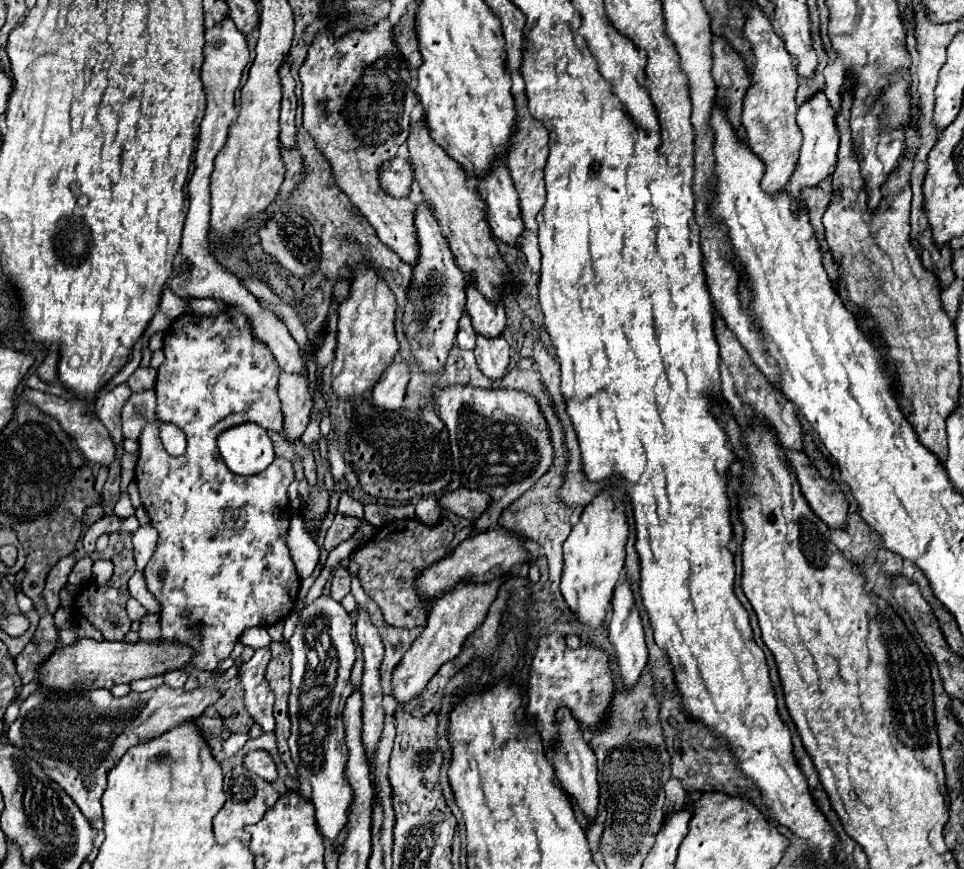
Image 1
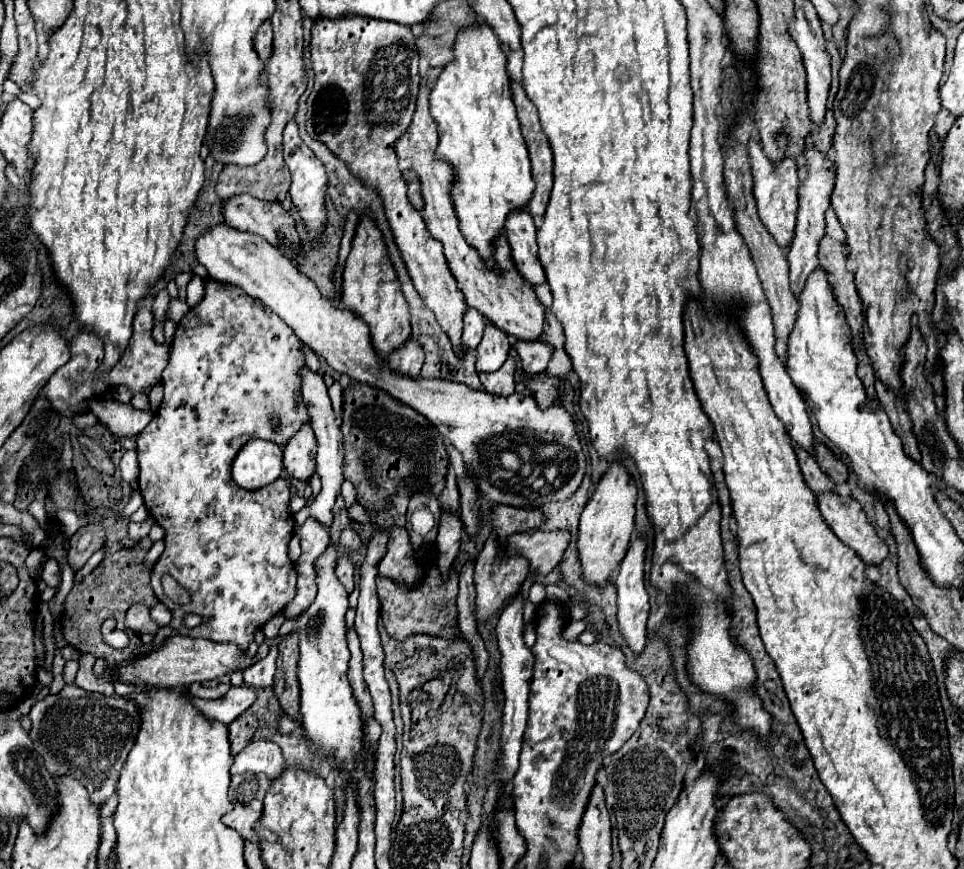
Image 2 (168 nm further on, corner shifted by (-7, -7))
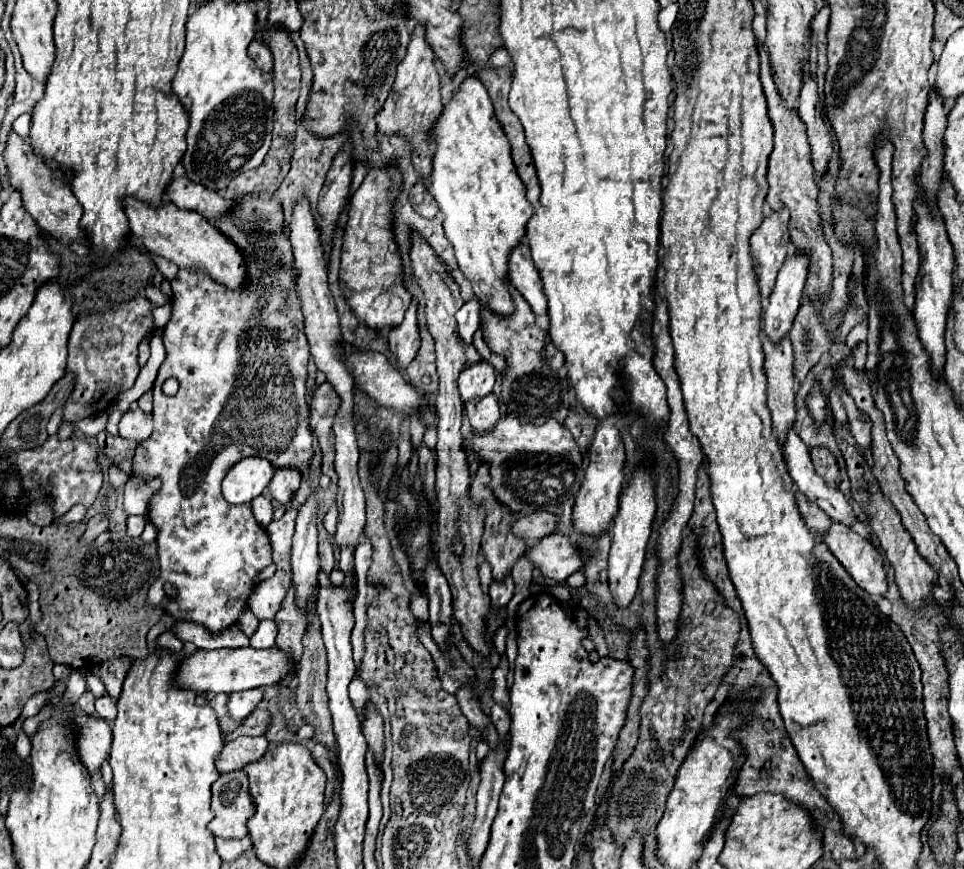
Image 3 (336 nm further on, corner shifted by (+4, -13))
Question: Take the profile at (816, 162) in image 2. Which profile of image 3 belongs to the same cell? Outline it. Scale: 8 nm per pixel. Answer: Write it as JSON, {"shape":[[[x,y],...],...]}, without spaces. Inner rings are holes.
{"shape":[[[794,252],[786,258],[784,266],[778,272],[774,290],[770,294],[770,304],[764,314],[764,332],[776,342],[788,334],[794,316],[798,312],[804,282],[808,278],[808,256],[802,252]]]}

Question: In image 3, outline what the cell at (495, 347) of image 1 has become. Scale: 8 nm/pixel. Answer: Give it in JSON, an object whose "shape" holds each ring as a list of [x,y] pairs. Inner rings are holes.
{"shape":[[[486,394],[482,398],[474,398],[466,404],[466,412],[474,432],[488,430],[500,418],[500,404],[496,394]]]}

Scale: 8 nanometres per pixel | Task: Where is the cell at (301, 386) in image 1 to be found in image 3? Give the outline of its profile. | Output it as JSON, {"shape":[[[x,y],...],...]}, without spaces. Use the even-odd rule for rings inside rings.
{"shape":[[[276,468],[274,472],[274,478],[272,482],[268,484],[268,490],[270,490],[270,496],[282,504],[288,504],[290,498],[294,496],[294,492],[300,488],[300,472],[294,470],[294,468]]]}

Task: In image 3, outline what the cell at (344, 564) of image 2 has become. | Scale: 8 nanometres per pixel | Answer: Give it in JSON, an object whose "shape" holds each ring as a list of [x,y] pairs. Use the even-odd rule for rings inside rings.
{"shape":[[[320,540],[320,564],[326,576],[330,576],[334,568],[334,546],[328,540]]]}

